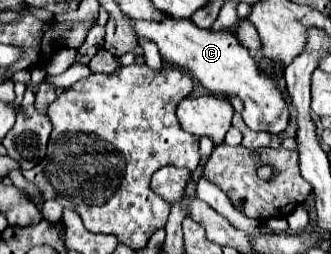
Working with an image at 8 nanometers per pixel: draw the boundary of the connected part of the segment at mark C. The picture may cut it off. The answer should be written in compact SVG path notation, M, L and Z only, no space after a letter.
M166 17L162 21L130 19L130 25L138 37L156 43L166 65L178 67L180 71L188 73L210 93L240 97L246 109L246 113L242 113L242 119L252 131L268 131L276 135L286 129L288 109L280 93L278 81L272 79L270 73L258 69L254 59L250 59L248 51L240 47L232 33L212 33L208 29L196 27L190 19L174 17Z

